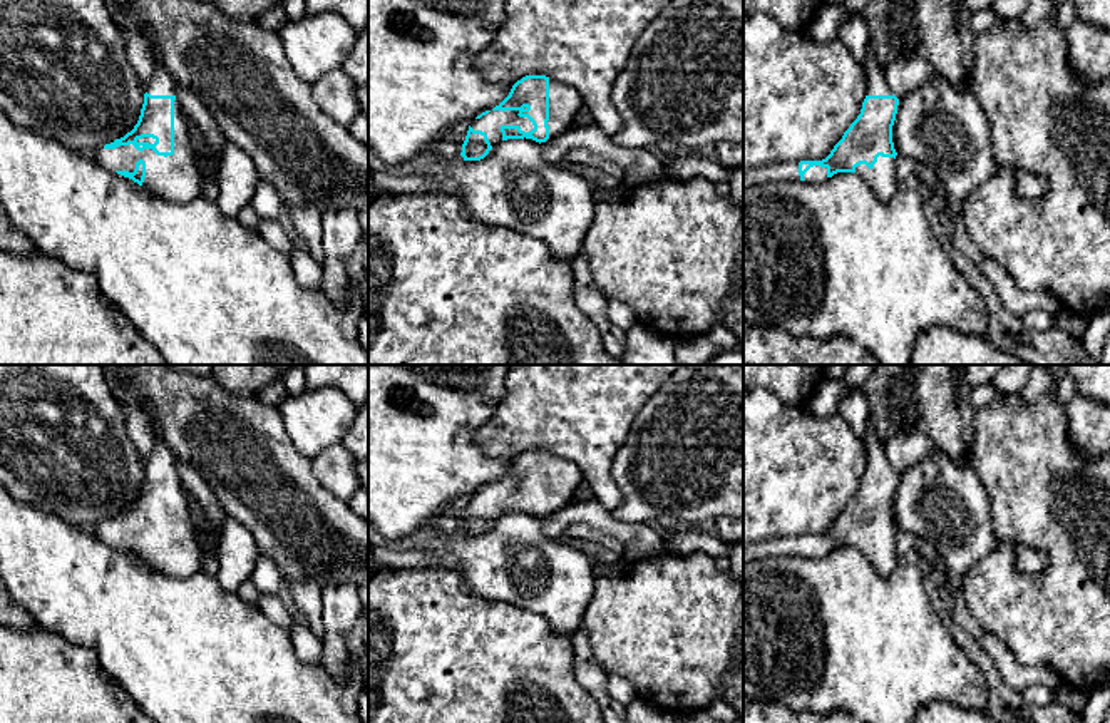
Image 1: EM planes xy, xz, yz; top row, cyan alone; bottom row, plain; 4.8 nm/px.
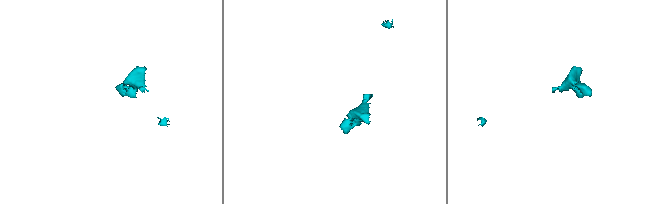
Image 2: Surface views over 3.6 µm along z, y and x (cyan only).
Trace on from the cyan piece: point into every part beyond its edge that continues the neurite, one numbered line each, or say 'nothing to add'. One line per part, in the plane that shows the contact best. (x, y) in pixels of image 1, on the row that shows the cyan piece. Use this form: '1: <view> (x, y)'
1: xy (176, 178)

